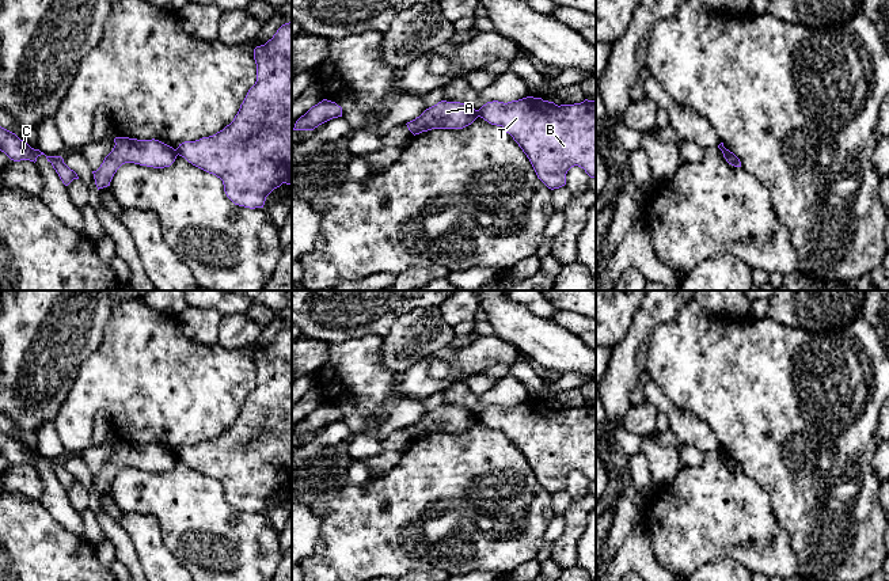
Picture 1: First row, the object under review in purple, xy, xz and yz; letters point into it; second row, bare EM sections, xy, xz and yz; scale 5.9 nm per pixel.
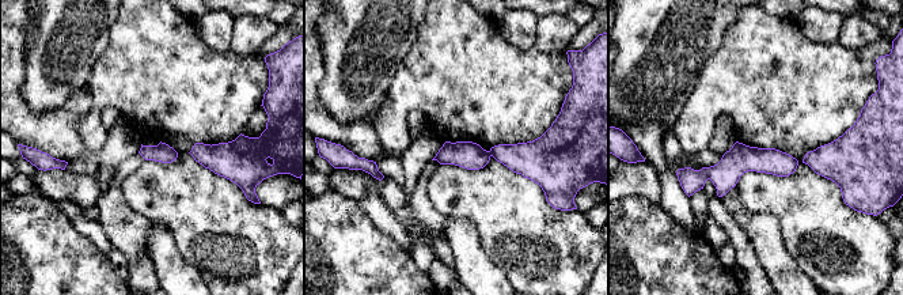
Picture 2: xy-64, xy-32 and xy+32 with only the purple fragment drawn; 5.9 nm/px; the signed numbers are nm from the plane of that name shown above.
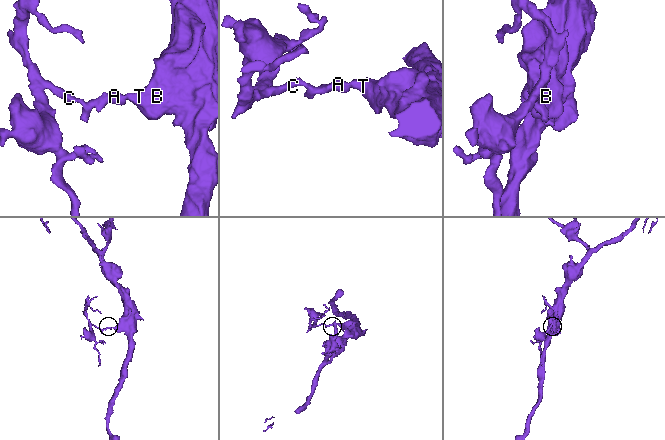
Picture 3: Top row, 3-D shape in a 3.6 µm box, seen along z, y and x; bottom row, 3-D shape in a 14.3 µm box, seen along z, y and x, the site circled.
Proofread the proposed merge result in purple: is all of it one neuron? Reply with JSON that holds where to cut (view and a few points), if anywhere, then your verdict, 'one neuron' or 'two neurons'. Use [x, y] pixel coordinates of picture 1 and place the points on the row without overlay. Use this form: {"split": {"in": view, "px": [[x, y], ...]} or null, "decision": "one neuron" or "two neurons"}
{"split": {"in": "xz", "px": [[477, 414], [479, 420]]}, "decision": "two neurons"}

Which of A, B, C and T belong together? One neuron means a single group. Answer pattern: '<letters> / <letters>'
A C / B T

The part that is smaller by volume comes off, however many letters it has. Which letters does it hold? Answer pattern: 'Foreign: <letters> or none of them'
Foreign: A, C

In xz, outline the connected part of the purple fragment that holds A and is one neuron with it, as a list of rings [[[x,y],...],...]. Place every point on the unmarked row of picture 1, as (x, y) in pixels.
[[[441,405],[406,429],[415,440],[432,433],[463,433],[471,429],[478,421],[478,414],[464,407]]]

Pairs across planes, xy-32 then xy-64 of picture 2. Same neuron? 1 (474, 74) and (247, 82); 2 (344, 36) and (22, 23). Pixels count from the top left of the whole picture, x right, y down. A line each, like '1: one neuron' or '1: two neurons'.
1: one neuron
2: two neurons

